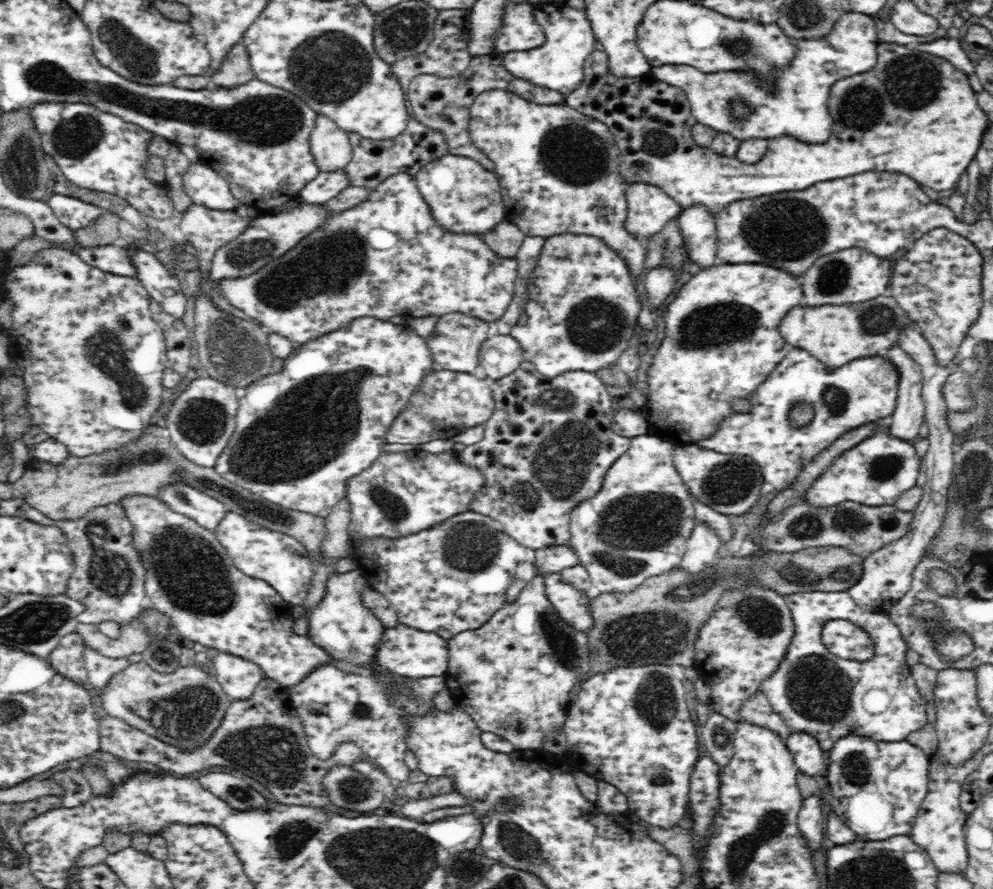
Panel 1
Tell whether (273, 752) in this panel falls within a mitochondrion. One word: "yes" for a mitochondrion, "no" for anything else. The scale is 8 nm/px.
yes

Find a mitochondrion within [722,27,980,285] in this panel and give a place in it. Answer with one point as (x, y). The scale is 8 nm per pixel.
(913, 80)

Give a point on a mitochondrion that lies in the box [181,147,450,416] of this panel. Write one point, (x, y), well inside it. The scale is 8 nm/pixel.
(328, 261)

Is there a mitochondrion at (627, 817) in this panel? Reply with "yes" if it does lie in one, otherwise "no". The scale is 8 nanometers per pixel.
no

